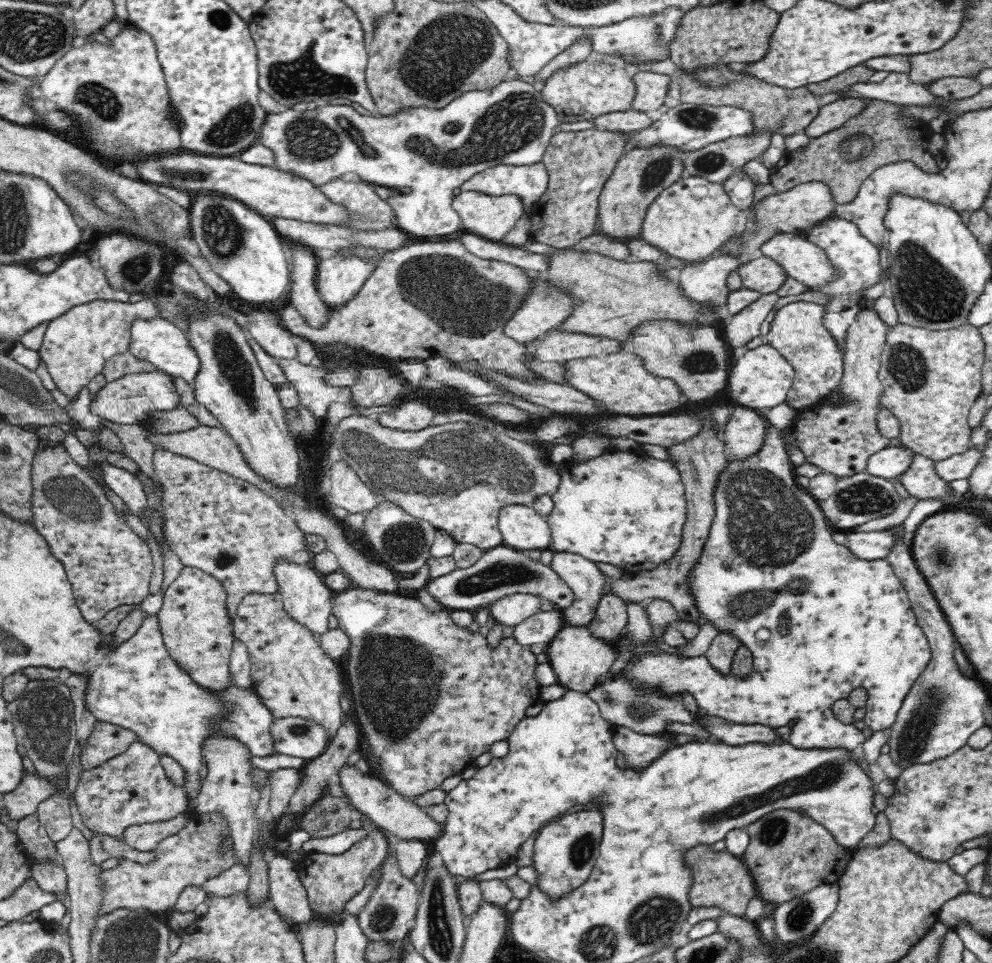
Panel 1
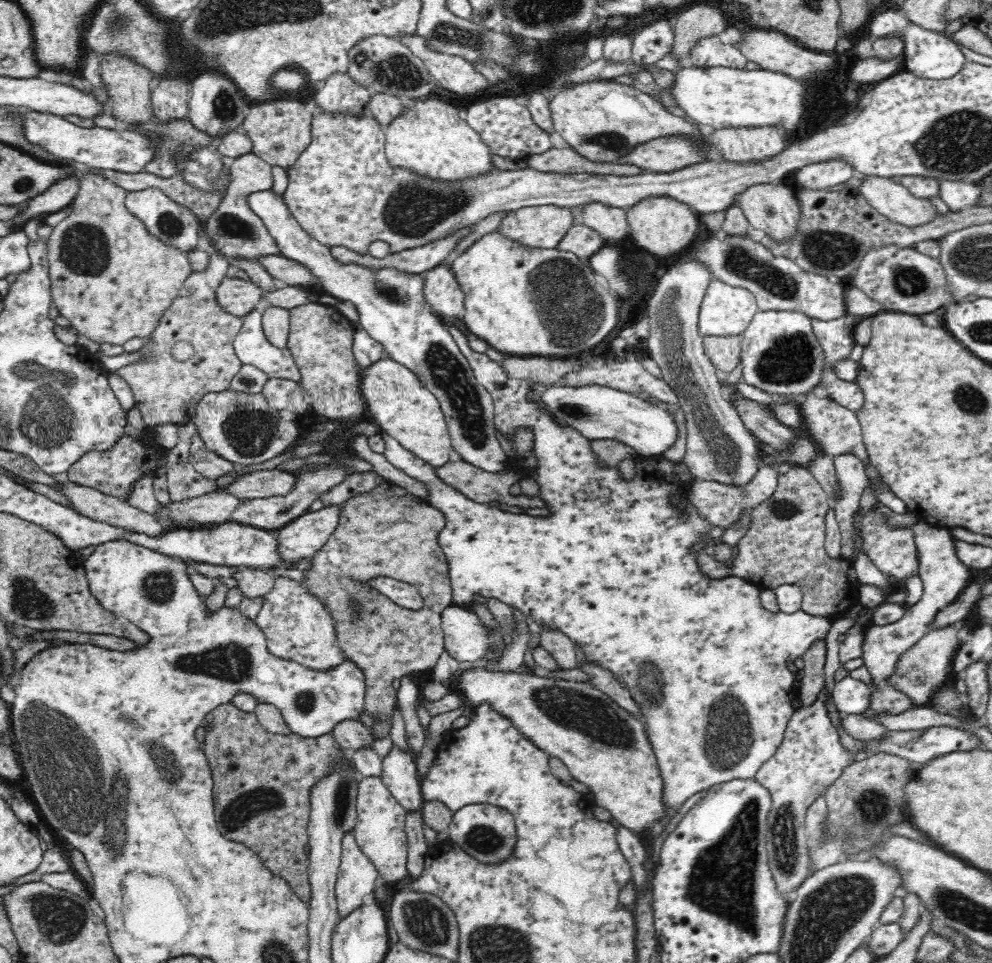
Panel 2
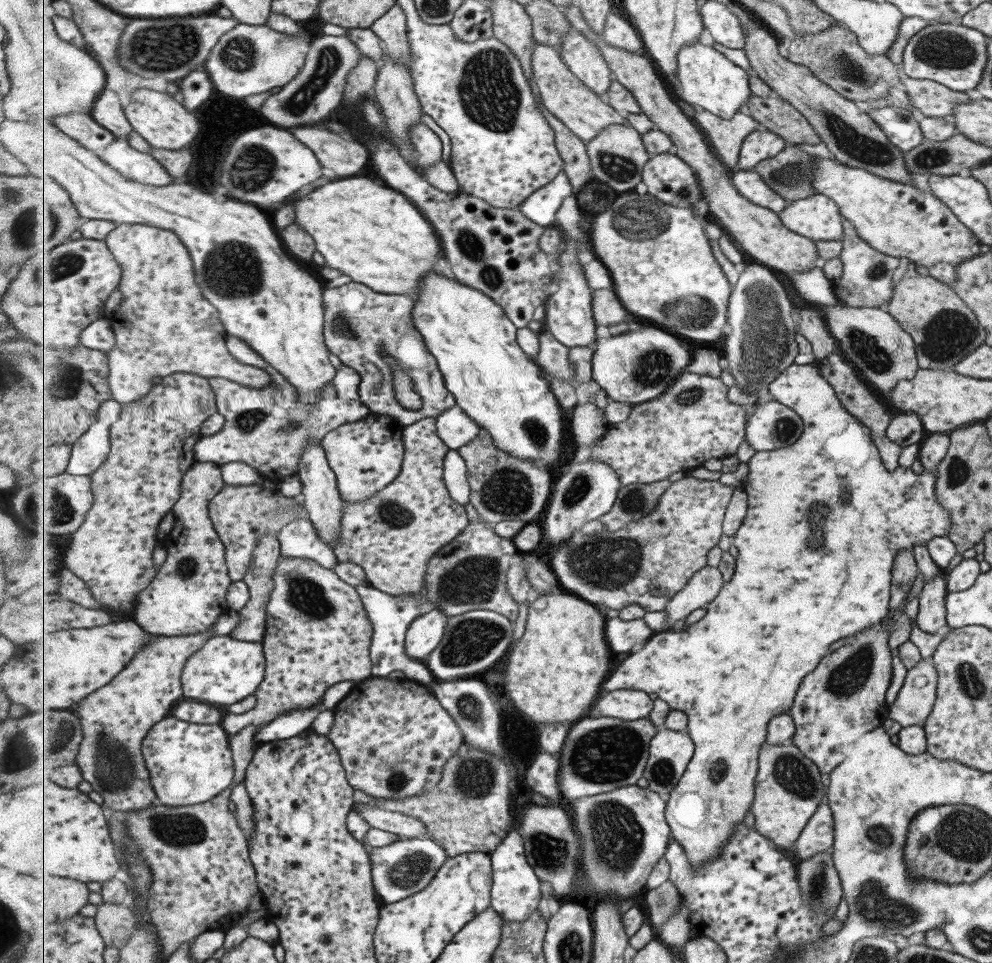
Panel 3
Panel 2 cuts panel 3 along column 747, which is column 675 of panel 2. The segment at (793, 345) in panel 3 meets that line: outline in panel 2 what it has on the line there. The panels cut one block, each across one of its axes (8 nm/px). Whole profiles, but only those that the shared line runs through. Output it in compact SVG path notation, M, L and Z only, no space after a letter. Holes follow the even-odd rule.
M684 261L684 262L674 262L672 263L672 268L669 268L668 271L660 278L656 292L652 294L650 302L648 302L648 316L649 316L649 332L650 335L647 339L646 348L648 348L649 355L658 363L658 366L662 369L663 380L666 381L673 389L674 392L678 395L679 402L678 406L682 407L684 410L684 416L686 416L686 451L681 460L684 463L688 470L693 474L695 479L721 482L721 483L744 483L750 482L752 476L758 472L758 456L762 453L762 447L760 440L757 439L753 433L751 433L740 419L740 415L736 413L736 409L732 407L732 403L728 401L728 398L725 396L723 389L720 386L720 377L716 367L710 362L706 353L704 353L704 347L702 346L703 337L698 334L698 310L700 308L700 302L704 297L705 291L707 290L708 282L712 279L712 274L708 272L708 269L704 269L704 265L696 264L696 261Z

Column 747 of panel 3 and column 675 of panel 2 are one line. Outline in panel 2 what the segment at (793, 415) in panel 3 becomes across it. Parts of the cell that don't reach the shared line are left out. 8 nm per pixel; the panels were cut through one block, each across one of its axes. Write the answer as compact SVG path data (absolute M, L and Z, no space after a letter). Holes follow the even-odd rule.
M586 384L584 386L552 386L542 392L545 408L590 440L619 440L639 454L661 456L677 440L678 428L672 417L656 405L648 405L637 395L621 388Z

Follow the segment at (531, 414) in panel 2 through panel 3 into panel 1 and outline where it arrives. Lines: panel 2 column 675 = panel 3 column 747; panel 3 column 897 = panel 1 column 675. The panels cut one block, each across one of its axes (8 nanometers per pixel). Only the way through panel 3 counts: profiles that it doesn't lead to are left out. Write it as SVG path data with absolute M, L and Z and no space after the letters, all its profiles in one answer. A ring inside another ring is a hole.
M606 451L579 465L572 460L563 464L559 490L552 496L555 508L547 518L552 530L552 551L576 554L594 563L614 564L623 568L627 574L654 570L674 558L676 550L680 548L687 520L684 514L685 487L680 471L671 466L660 465L654 458L614 452L616 458L610 451Z

